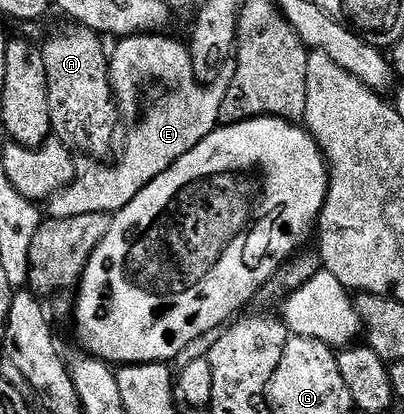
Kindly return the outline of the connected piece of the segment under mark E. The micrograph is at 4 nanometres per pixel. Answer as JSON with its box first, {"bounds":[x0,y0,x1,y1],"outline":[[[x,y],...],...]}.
{"bounds":[47,34,237,219],"outline":[[[135,34],[121,37],[109,55],[108,76],[119,109],[134,114],[138,110],[139,87],[144,83],[164,82],[173,89],[162,95],[148,110],[128,138],[126,150],[118,164],[103,166],[103,161],[90,156],[79,157],[75,176],[66,189],[53,194],[47,203],[47,215],[66,219],[87,213],[114,214],[130,204],[151,180],[190,152],[220,124],[222,102],[230,81],[234,80],[237,62],[234,58],[222,64],[218,73],[207,83],[197,80],[193,60],[187,45],[166,37],[166,34]]]}

